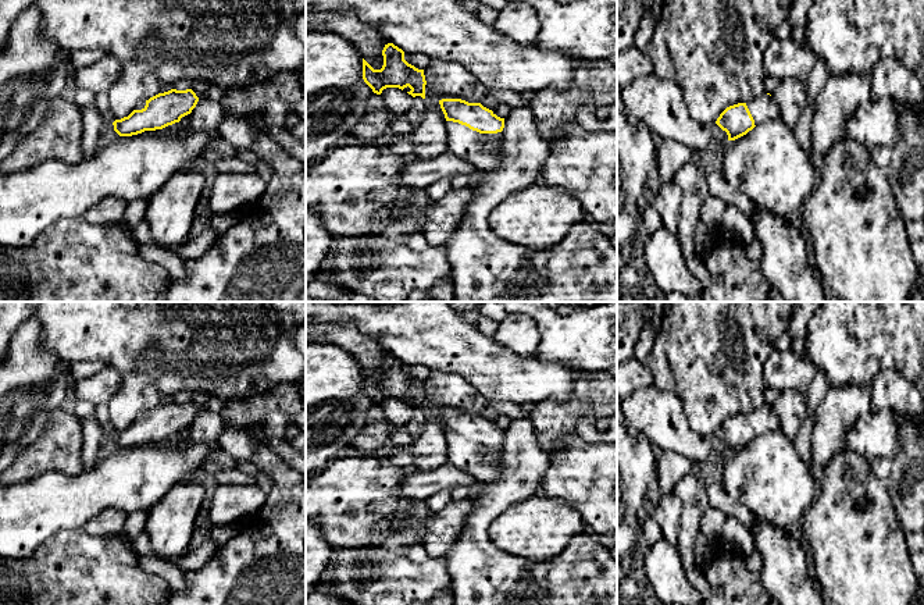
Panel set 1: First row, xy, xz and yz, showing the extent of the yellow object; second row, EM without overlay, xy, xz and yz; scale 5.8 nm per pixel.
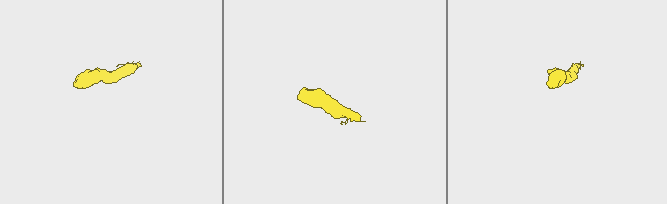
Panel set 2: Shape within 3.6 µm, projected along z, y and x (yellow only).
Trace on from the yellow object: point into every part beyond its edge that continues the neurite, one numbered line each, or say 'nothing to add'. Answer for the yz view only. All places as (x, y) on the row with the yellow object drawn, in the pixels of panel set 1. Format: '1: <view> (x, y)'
1: yz (763, 109)

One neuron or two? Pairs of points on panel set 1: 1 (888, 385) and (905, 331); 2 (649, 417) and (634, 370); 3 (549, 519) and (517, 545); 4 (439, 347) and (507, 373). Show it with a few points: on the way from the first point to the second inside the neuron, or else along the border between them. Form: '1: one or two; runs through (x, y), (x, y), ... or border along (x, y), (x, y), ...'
1: two; border along (909, 380), (892, 369), (883, 369), (870, 387)
2: two; border along (653, 384), (638, 388), (631, 395)
3: one; runs through (541, 527), (534, 529), (525, 537)
4: one; runs through (456, 347), (475, 356), (491, 369)

